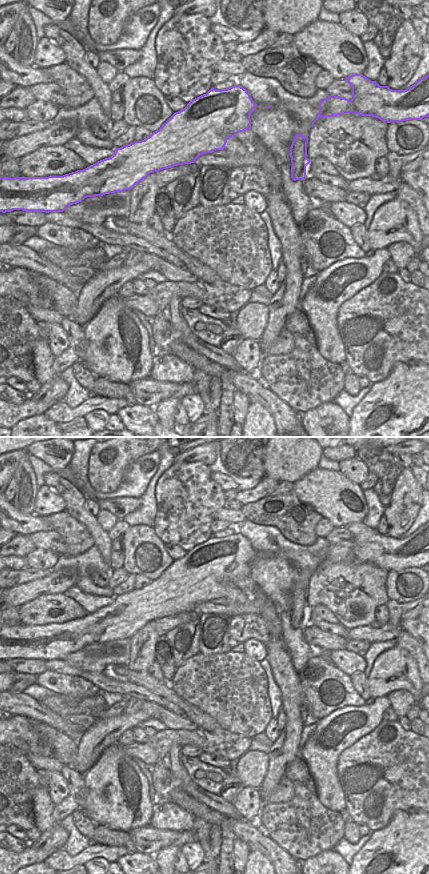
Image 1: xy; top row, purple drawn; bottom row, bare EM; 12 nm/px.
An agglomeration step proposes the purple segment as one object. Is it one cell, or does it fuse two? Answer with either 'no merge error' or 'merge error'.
no merge error

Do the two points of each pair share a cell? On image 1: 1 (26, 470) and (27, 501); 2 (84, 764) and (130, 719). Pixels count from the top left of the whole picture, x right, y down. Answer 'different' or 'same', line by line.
1: same
2: same

